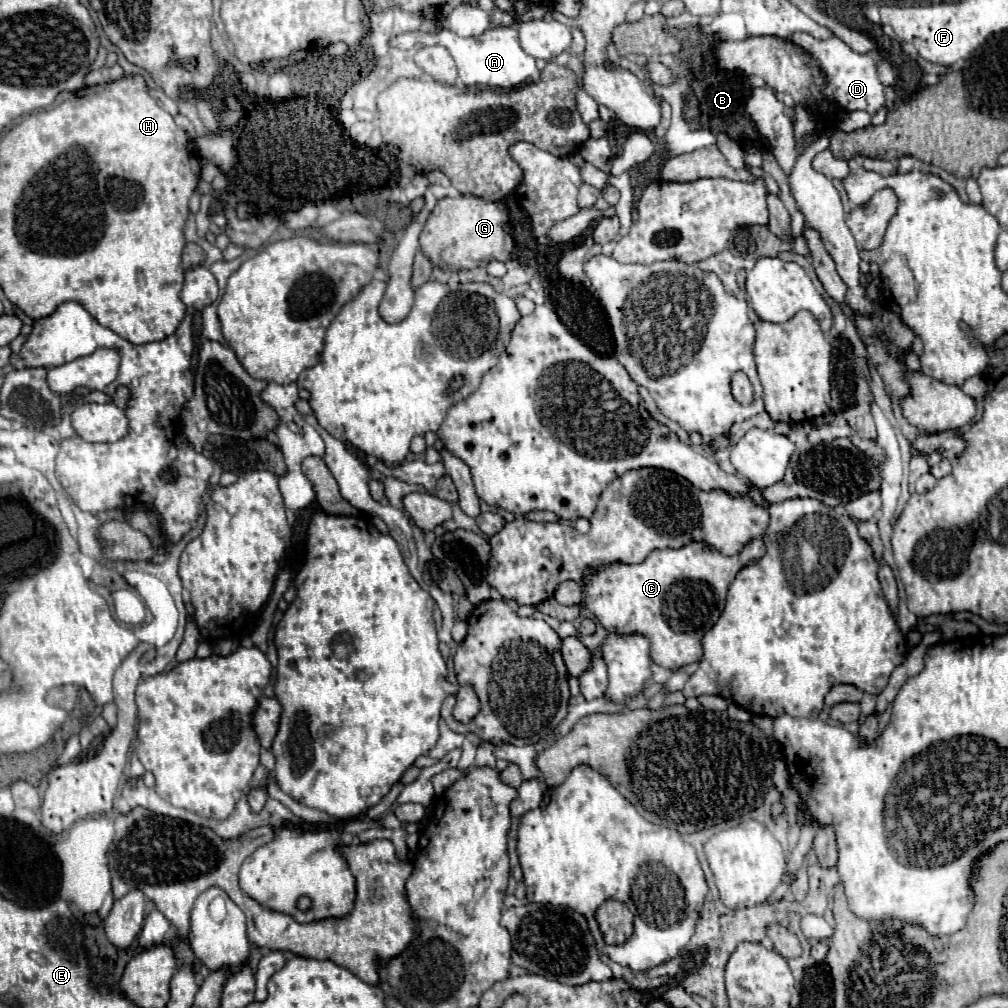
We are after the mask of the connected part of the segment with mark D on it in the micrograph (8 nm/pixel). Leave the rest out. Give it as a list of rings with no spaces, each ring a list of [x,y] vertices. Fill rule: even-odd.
[[[796,36],[792,40],[794,44],[800,44],[804,50],[812,52],[816,60],[820,60],[820,68],[824,68],[824,74],[828,76],[828,96],[840,104],[840,108],[852,112],[852,110],[864,110],[868,114],[876,114],[884,106],[884,86],[878,82],[876,72],[876,54],[858,54],[848,44],[844,44],[840,38],[832,36],[828,40],[816,40],[812,36]]]

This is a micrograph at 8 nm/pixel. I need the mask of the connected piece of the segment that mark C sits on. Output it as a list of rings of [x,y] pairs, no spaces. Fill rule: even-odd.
[[[752,540],[744,550],[736,556],[722,556],[708,544],[692,542],[684,548],[672,550],[656,550],[642,564],[610,564],[596,574],[588,576],[588,586],[582,590],[582,600],[586,608],[600,620],[606,632],[640,632],[650,638],[652,644],[652,660],[668,670],[680,670],[682,666],[694,664],[702,660],[702,636],[716,624],[720,612],[724,610],[726,592],[736,578],[736,574],[748,564],[760,560],[766,554],[766,546],[762,540]]]

